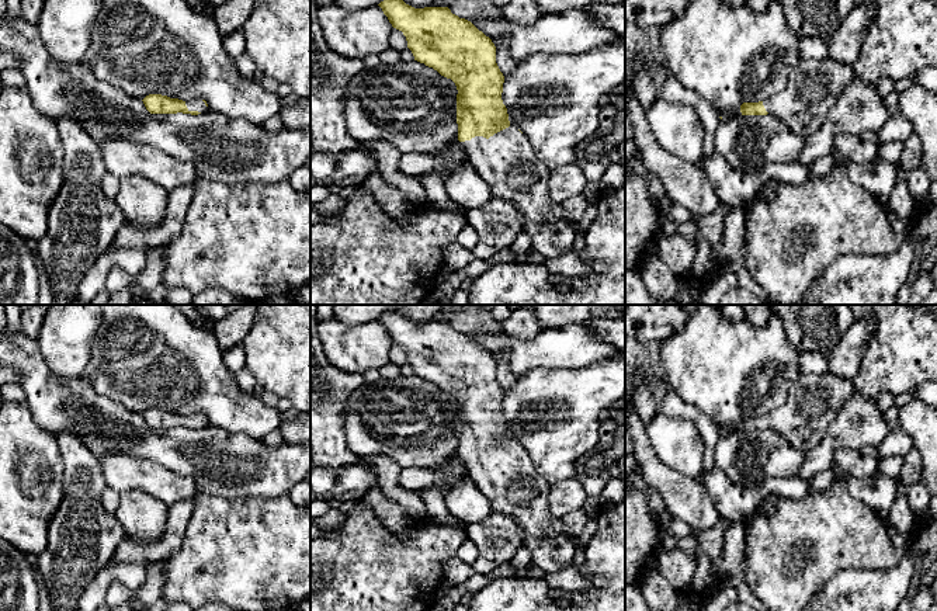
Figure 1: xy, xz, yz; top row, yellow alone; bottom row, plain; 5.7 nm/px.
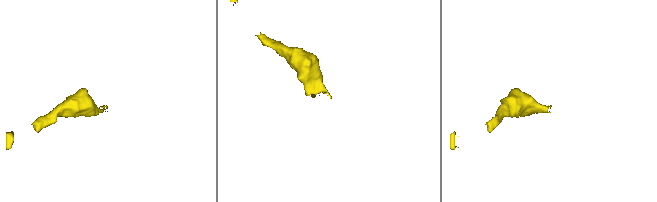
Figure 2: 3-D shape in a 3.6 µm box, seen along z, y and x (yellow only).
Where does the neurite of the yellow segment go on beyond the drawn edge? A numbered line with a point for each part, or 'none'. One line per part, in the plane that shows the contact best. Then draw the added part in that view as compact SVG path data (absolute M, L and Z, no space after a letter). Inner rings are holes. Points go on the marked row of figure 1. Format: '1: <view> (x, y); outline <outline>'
1: xz (506, 160); outline M510 125L489 139L475 136L461 143L471 164L489 184L493 197L506 199L518 209L523 218L523 230L531 236L532 253L541 254L544 258L558 258L572 250L576 239L572 225L565 221L546 219L555 206L548 190L549 169L537 157L528 138L518 128Z

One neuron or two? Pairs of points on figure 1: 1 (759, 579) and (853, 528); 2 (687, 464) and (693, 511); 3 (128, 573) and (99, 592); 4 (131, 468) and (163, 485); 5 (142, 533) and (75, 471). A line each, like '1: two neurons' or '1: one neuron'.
1: one neuron
2: two neurons
3: one neuron
4: one neuron
5: two neurons

